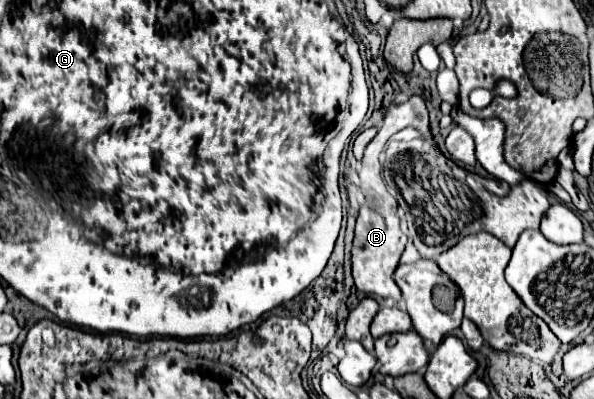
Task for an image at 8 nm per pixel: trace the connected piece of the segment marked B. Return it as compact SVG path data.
M361 205L355 239L351 249L351 273L357 291L365 295L391 297L395 303L401 301L401 291L393 281L393 271L399 265L399 257L407 245L407 235L401 231L399 221L395 221L395 213L387 213L387 209L375 209L375 205Z

